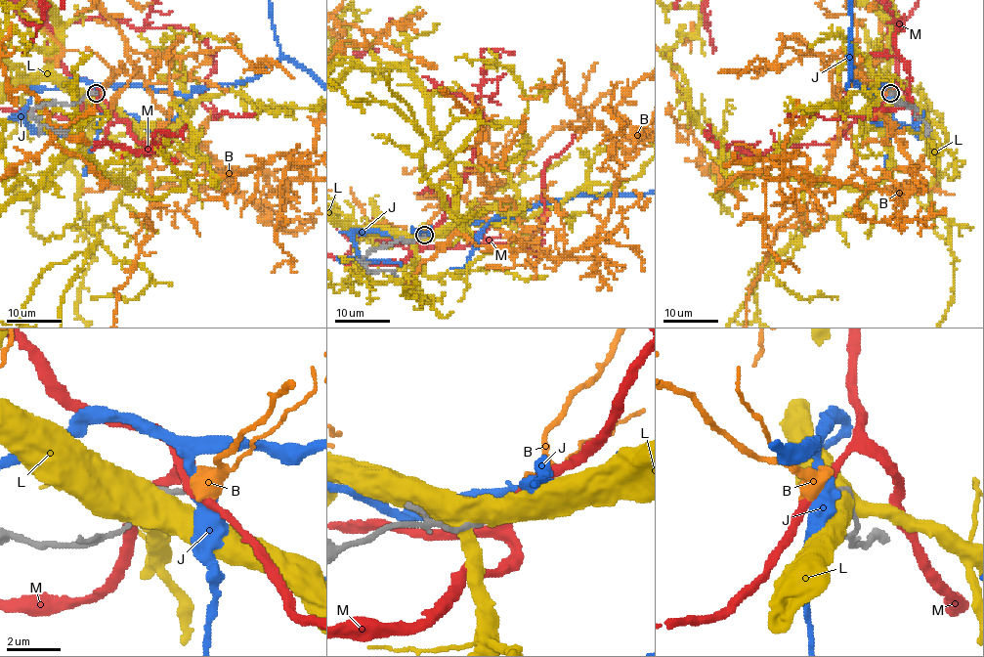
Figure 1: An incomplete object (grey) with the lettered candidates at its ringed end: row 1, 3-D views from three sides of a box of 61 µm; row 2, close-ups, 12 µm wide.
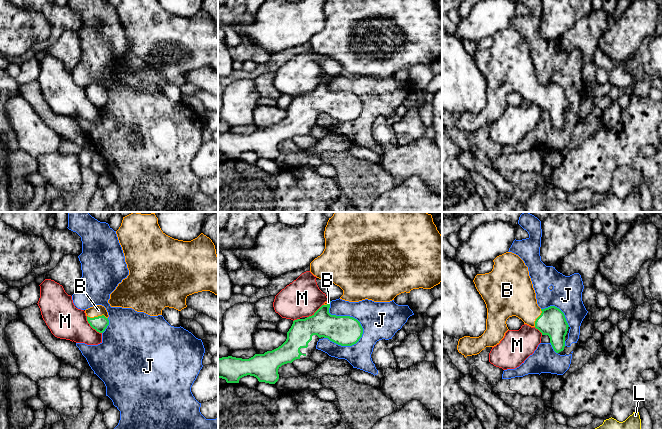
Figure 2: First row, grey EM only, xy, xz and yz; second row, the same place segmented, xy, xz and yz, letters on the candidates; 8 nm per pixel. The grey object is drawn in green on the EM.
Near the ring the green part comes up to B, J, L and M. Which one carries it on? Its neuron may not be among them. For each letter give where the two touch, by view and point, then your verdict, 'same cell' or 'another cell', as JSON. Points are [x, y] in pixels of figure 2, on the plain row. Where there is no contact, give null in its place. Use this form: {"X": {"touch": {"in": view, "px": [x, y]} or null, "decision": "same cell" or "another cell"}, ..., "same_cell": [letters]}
{"B": {"touch": {"in": "xy", "px": [97, 93]}, "decision": "same cell"}, "J": {"touch": {"in": "xz", "px": [349, 92]}, "decision": "another cell"}, "L": {"touch": null, "decision": "another cell"}, "M": {"touch": {"in": "xy", "px": [91, 102]}, "decision": "another cell"}, "same_cell": ["B"]}

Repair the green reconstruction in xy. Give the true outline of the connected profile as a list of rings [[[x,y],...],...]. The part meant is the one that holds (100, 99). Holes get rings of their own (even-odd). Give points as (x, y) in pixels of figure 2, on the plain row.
[[[96,81],[85,86],[90,102],[99,109],[103,109],[109,101],[108,88],[102,81]]]

